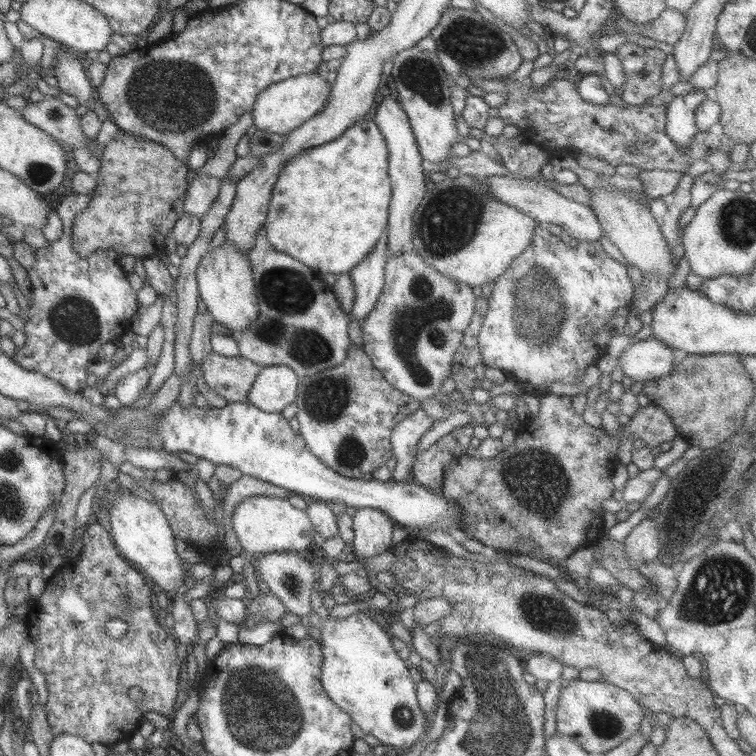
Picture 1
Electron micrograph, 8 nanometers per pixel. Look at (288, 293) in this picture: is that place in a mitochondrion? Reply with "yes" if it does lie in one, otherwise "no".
yes

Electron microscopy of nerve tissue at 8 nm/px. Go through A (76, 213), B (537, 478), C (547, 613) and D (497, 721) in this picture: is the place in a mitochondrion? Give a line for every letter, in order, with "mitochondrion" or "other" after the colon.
A: other
B: mitochondrion
C: mitochondrion
D: mitochondrion

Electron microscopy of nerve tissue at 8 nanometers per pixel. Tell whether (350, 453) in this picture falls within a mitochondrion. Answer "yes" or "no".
yes

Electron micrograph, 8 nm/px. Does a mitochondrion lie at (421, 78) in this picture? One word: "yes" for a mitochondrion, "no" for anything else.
yes

